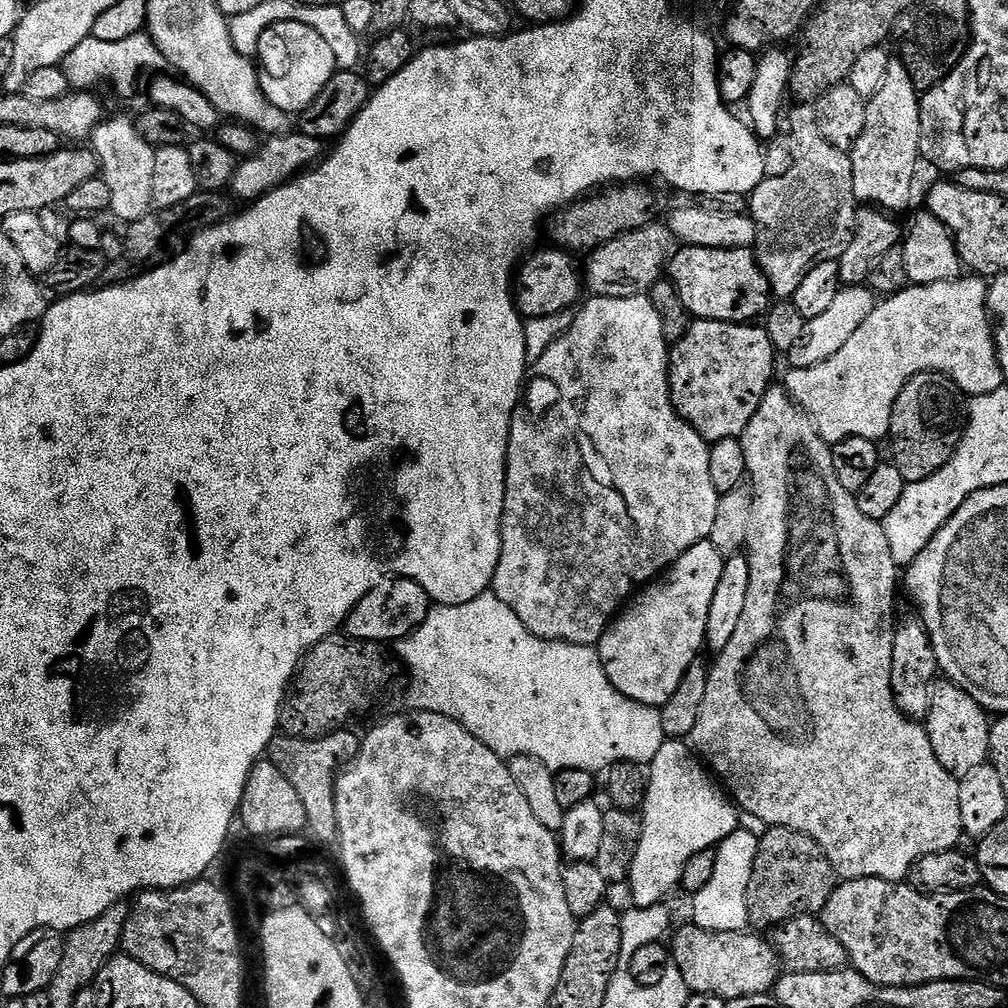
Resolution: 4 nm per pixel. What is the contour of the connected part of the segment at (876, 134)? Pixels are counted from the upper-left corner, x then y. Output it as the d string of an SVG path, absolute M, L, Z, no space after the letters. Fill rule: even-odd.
M892 58L885 81L867 101L866 126L850 149L857 201L889 214L900 214L912 204L912 183L920 164L924 131L920 121L920 98L915 81L903 59Z

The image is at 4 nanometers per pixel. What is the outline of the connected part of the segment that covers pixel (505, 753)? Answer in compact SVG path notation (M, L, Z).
M489 590L482 593L478 598L470 602L462 602L462 606L450 606L441 604L434 606L428 611L426 622L418 626L405 640L399 641L400 660L404 663L404 668L408 671L408 708L417 712L433 712L454 718L461 726L470 730L480 739L483 744L490 746L498 755L505 758L518 756L533 756L541 759L546 766L552 768L554 773L568 770L582 770L593 774L603 773L612 769L616 763L636 762L651 765L652 759L662 750L665 742L665 734L662 730L662 718L657 709L634 702L622 694L610 682L606 670L600 661L599 651L591 644L571 644L565 640L544 640L540 636L535 636L530 629L498 598L495 592Z

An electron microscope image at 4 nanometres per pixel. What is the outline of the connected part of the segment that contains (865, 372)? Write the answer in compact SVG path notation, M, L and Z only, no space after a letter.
M976 274L966 276L930 285L912 284L881 299L870 318L858 326L858 331L852 335L850 342L846 342L846 346L842 346L842 350L838 350L838 354L826 358L826 362L818 362L818 366L789 371L786 381L788 391L811 416L827 444L835 446L855 436L875 442L882 441L883 436L885 439L892 431L892 415L898 394L902 394L910 378L923 372L946 374L969 397L990 394L1005 387L1006 373L1000 365L998 340L990 315L989 281Z

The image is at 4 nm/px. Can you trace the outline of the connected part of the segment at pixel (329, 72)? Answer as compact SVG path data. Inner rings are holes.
M277 20L262 34L258 49L258 64L262 69L263 85L268 100L283 112L300 114L312 105L314 98L322 94L324 87L338 71L338 52L329 40L318 34L315 26L304 24L300 20Z

